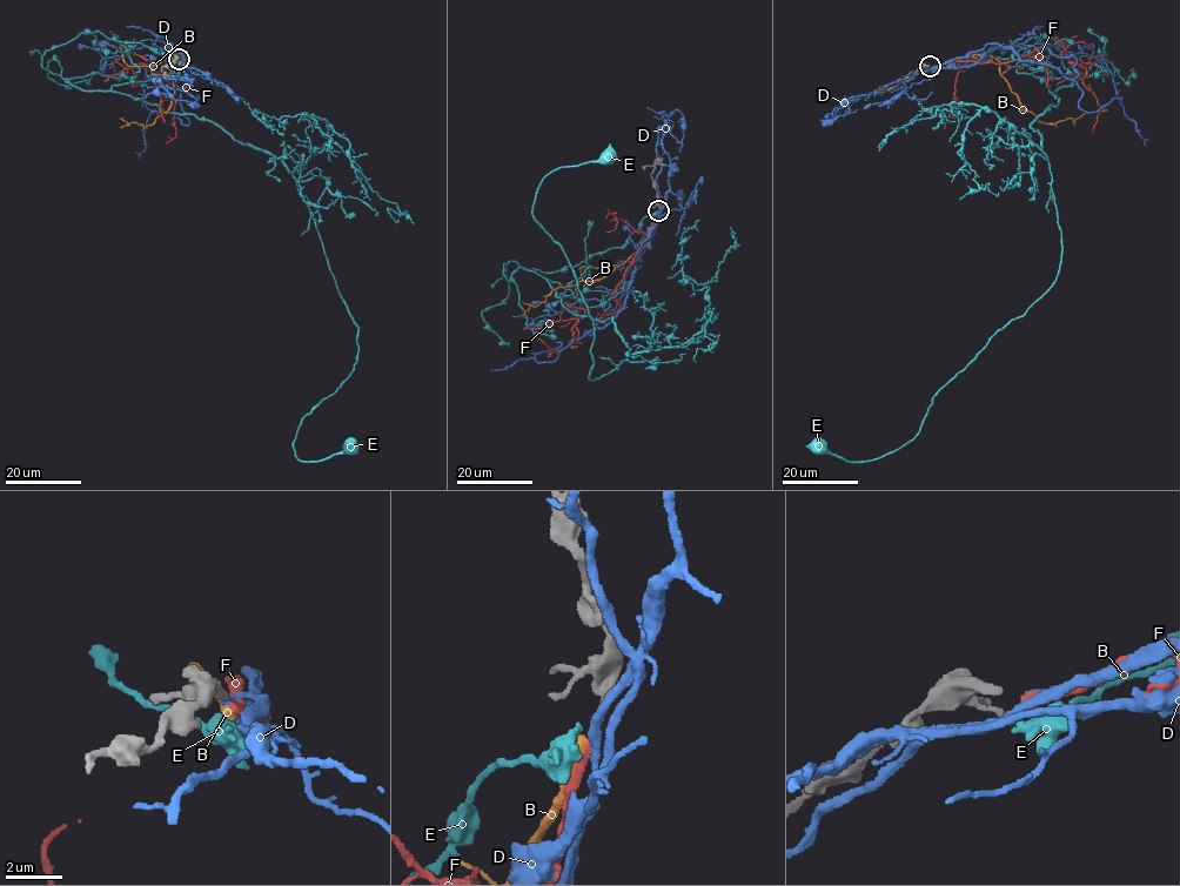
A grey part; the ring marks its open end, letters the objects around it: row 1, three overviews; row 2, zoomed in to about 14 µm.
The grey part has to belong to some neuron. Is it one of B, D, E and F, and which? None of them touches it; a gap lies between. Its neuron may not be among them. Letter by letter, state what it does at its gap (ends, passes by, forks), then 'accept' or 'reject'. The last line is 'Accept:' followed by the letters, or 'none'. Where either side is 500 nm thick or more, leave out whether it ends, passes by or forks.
B: it ends; reject
D: it ends; reject
E: it ends; reject
F: it ends; reject
Accept: none

